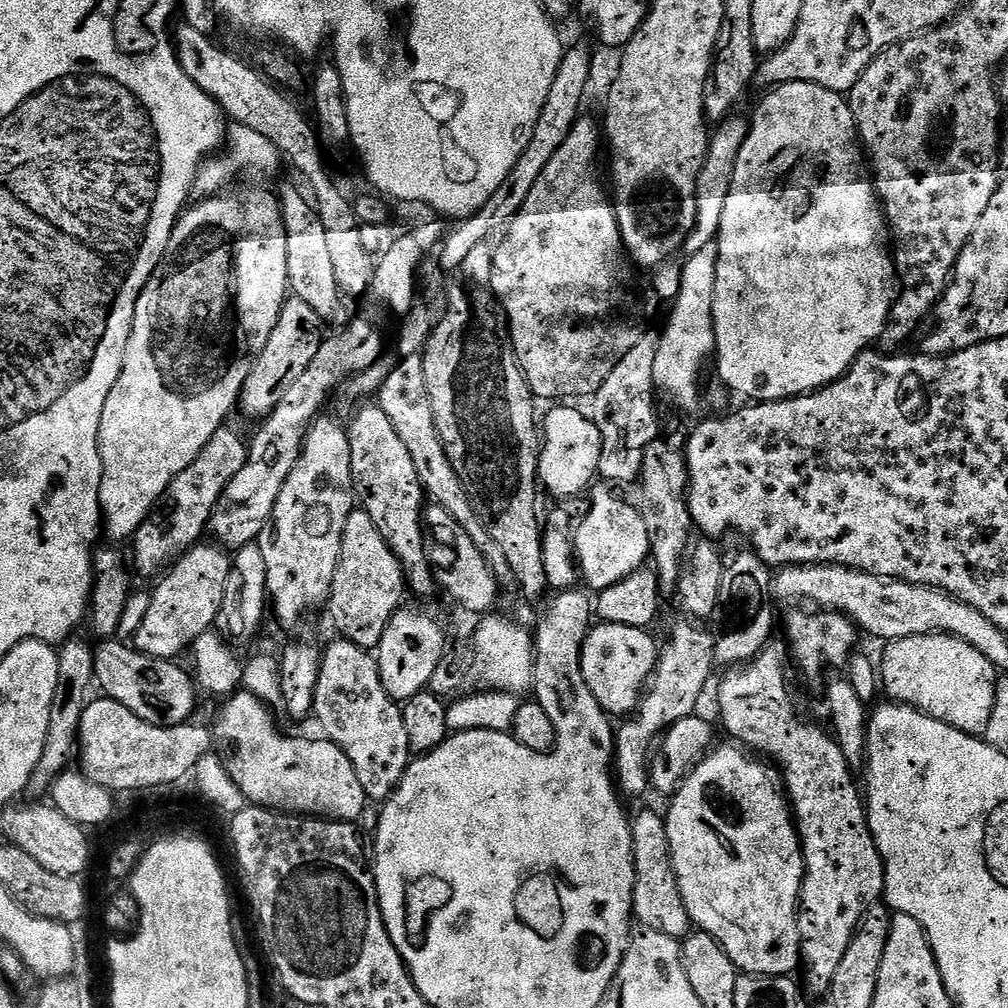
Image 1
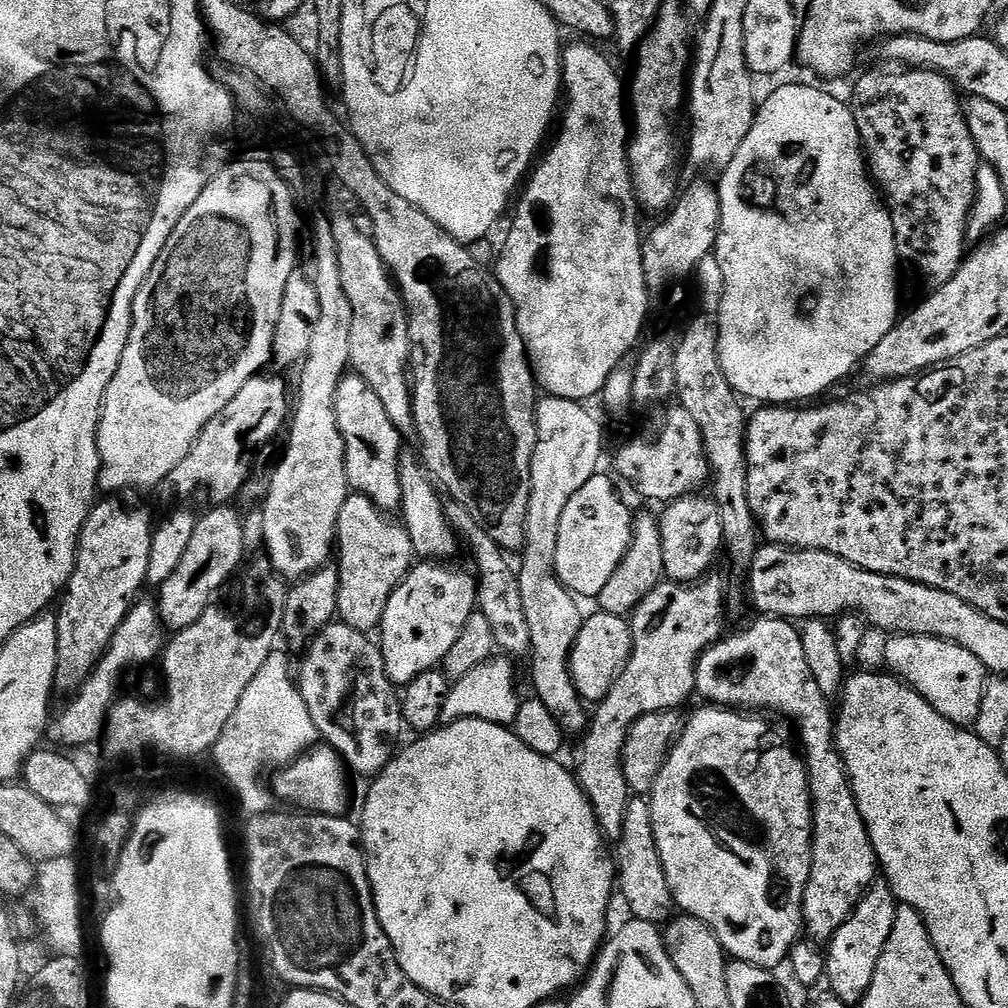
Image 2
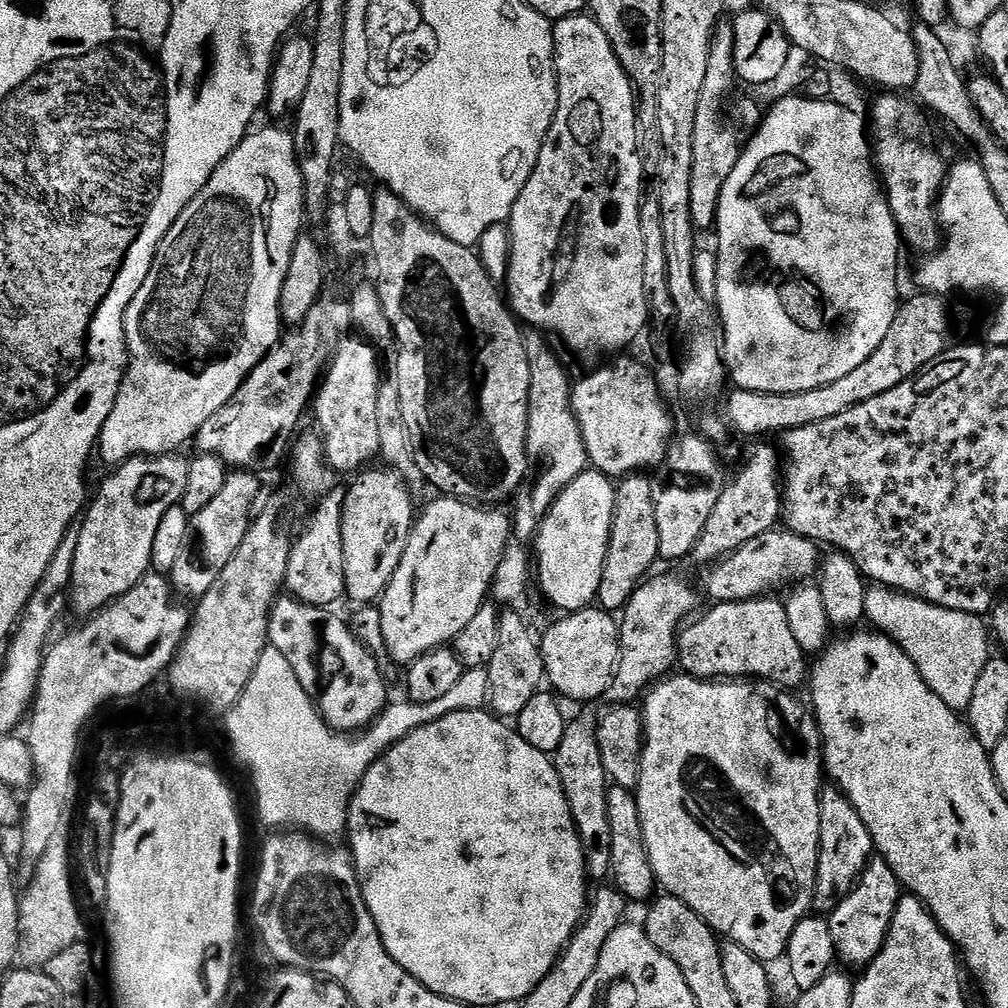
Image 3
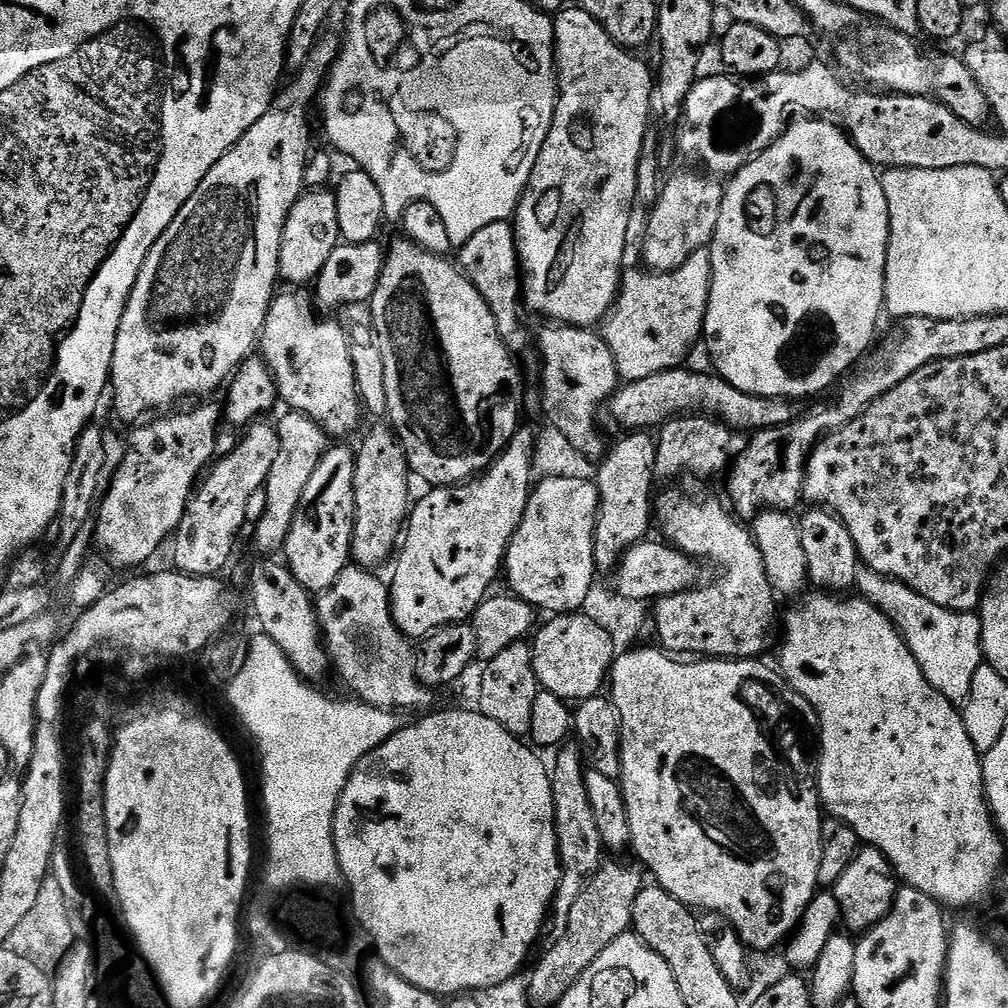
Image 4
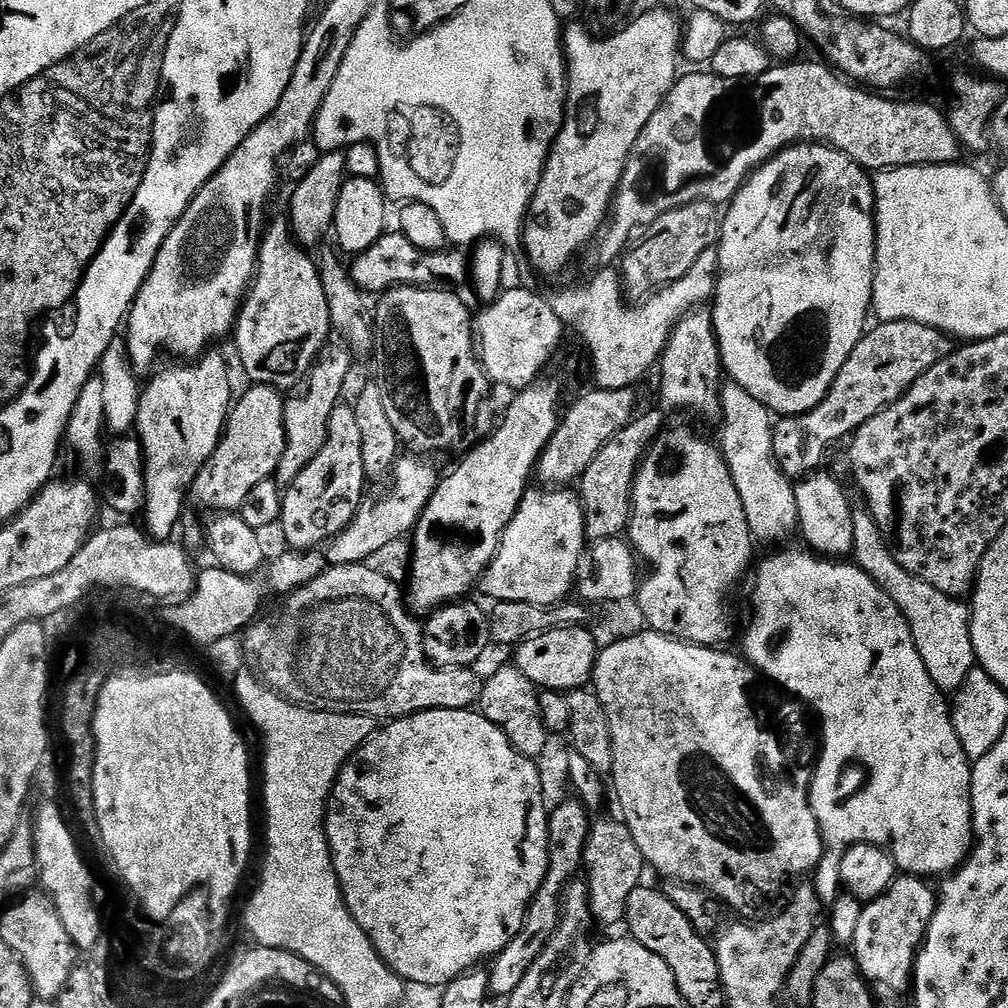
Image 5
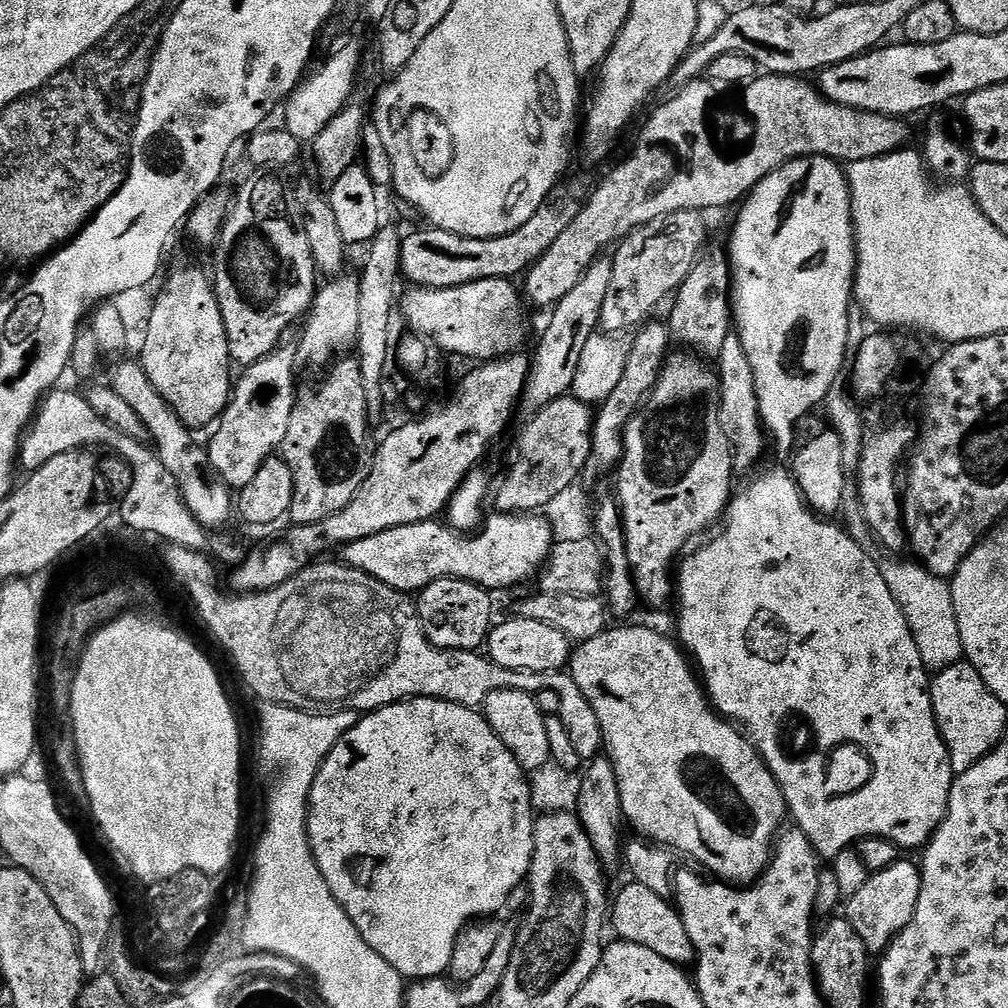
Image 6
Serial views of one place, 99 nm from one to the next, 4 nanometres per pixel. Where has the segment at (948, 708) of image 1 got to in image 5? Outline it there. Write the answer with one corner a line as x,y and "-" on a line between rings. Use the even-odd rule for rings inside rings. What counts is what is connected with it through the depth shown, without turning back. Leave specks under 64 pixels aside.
860,506
853,511
854,546
851,559
886,594
890,594
892,601
900,607
900,612
912,631
914,646
918,646
918,654
922,654
922,662
926,662
926,671
930,678
934,678
934,686
938,686
945,694
954,694
966,682
966,674
977,667
974,646
970,638
970,624
972,614
969,605
963,599
942,594
942,590
934,590
930,582
922,582
906,566
898,563
894,558
884,536
878,530
867,507

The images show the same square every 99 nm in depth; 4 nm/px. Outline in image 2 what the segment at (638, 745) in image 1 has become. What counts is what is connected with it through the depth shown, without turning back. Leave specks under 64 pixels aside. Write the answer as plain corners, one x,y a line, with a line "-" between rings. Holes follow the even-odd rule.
716,570
709,571
707,574
700,577
694,586
681,586
675,582
662,582
654,590
650,590
650,594
646,594
646,598
642,598
642,602
633,610
630,623
632,625
632,656
626,662
624,669
618,674
618,678
612,684
610,690
606,694
604,700
599,701
595,705
596,713
591,713
590,723
587,725
588,733
584,736
584,741
576,748
576,768
574,767
574,775
576,781
579,782
580,788
586,794
586,798
590,802
590,806
596,815
596,821
600,824
600,829
604,832
605,837
609,841
619,841
622,834
622,822
626,822
626,818
630,814
628,808
628,799
634,796
631,788
626,782
626,774
622,770
622,750
626,746
626,738
630,734
630,730
634,726
634,722
638,722
638,718
642,718
646,714
654,714
655,712
671,712
673,710
683,709
683,704
687,702
696,692
696,663
700,660
700,655
708,649
711,644
716,643
725,635
726,627
724,628
724,580
716,573

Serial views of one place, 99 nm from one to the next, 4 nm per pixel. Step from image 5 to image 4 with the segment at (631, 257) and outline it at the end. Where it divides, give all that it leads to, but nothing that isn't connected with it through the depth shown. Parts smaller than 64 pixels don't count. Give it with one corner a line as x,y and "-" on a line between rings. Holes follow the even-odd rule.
680,172
672,181
663,185
657,195
655,204
651,205
648,216
648,233
644,236
644,260
653,273
678,270
680,266
699,248
711,245
712,235
716,232
718,218
722,214
725,185
719,179
708,174
696,172

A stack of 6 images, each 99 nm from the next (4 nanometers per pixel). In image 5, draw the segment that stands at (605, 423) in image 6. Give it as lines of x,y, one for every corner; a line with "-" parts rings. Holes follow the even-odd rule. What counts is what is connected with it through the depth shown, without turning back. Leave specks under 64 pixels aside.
637,415
625,428
618,430
602,450
594,454
594,462
586,466
578,481
578,495
584,508
584,534
589,541
620,536
627,529
628,517
632,515
632,483
636,470
661,428
662,424
654,417

